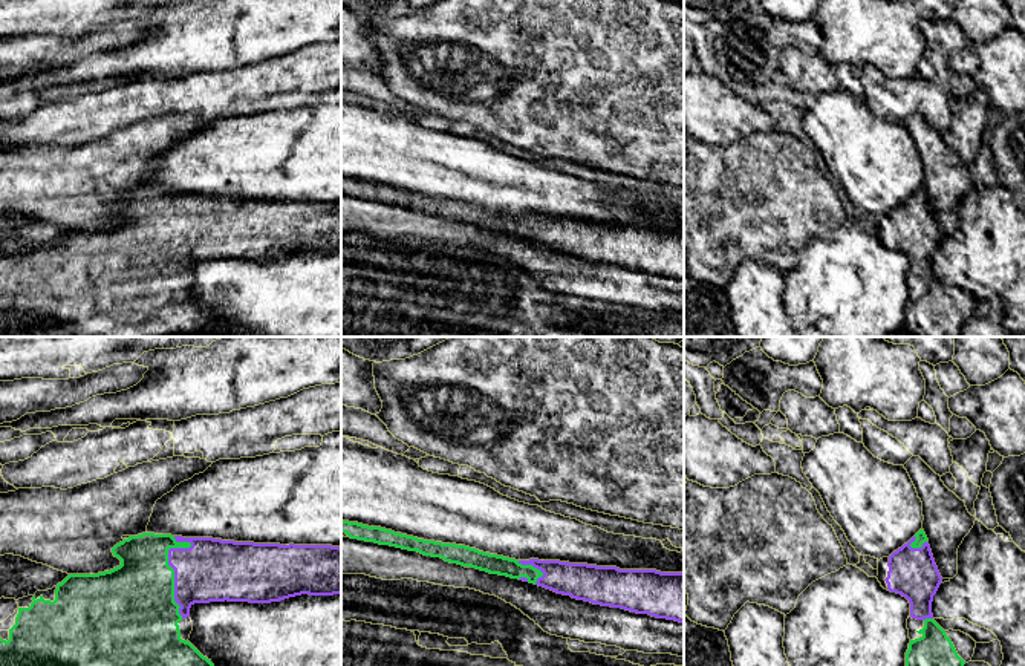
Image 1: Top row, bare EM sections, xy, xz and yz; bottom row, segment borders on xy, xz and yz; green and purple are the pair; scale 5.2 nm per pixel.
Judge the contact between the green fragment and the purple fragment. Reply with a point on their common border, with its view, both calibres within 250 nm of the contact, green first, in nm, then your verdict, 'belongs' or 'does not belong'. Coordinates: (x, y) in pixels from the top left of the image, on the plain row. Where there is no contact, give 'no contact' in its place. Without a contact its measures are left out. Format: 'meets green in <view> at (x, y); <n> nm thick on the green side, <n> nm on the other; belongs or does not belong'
meets green in xy at (167, 221); 400 nm thick on the green side, 340 nm on the other; belongs

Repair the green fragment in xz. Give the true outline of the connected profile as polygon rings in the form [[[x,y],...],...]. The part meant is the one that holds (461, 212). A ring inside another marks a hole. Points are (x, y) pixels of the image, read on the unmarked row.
[[[343,176],[341,193],[441,214],[450,220],[529,239],[594,262],[684,280],[684,230],[620,227],[560,217],[516,217],[465,202],[424,198]]]

